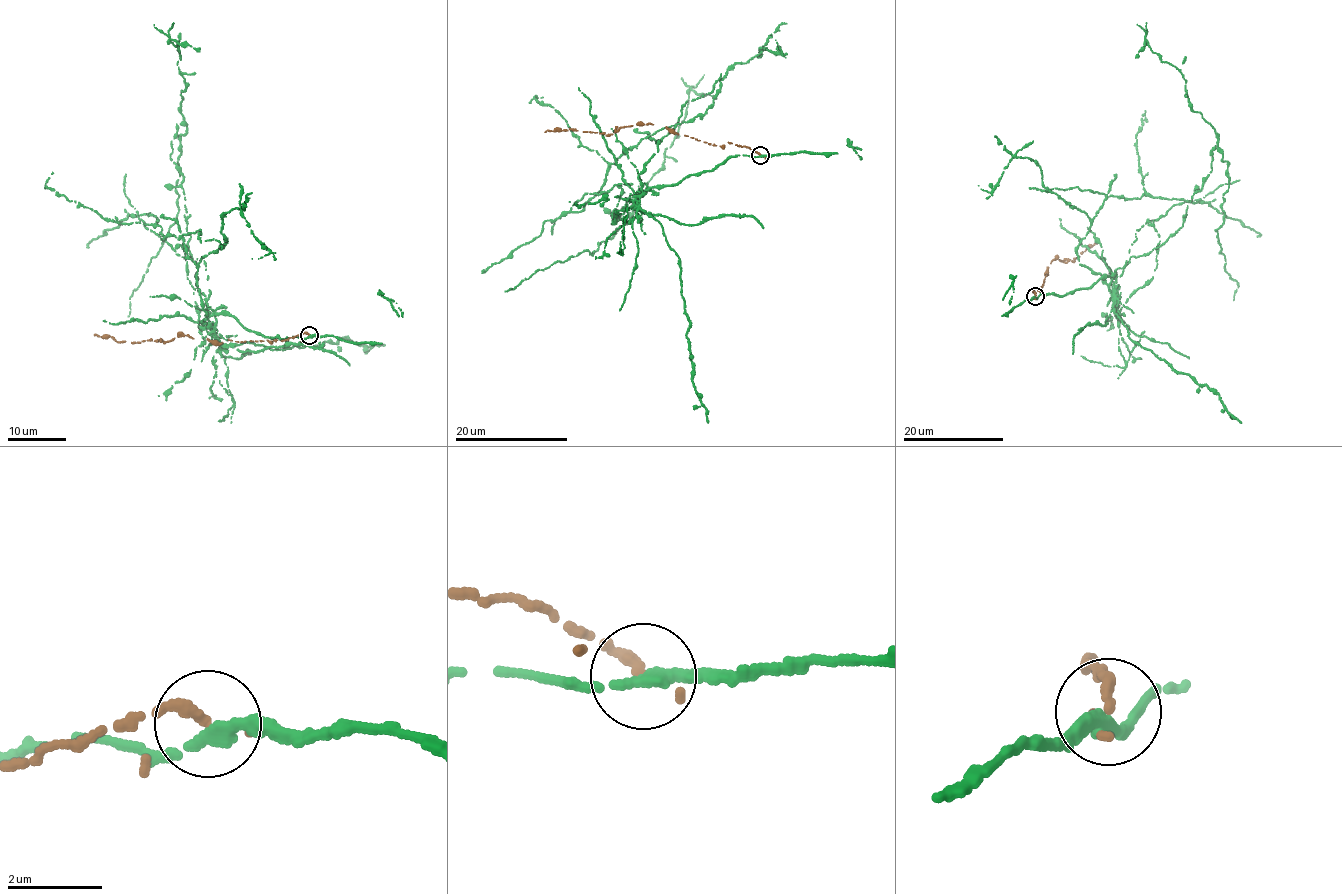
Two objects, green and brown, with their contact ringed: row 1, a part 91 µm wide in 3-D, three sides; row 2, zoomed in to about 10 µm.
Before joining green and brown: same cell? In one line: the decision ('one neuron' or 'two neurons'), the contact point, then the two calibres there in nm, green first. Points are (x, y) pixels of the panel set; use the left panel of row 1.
two neurons; at (309, 335); 280 nm thick on the green side, 260 nm on the other

